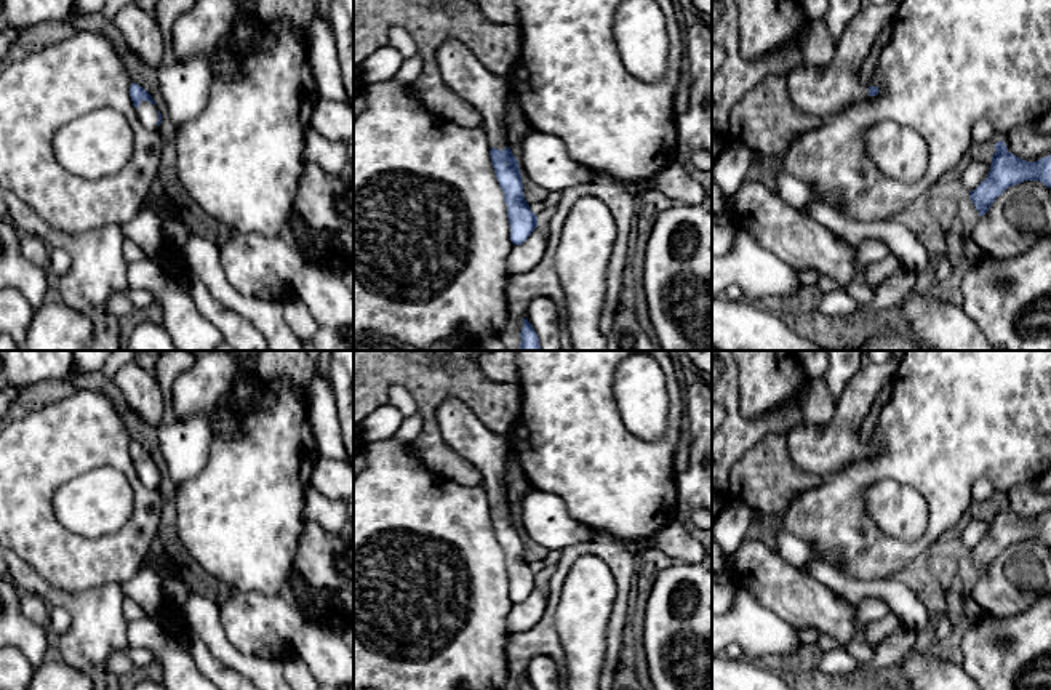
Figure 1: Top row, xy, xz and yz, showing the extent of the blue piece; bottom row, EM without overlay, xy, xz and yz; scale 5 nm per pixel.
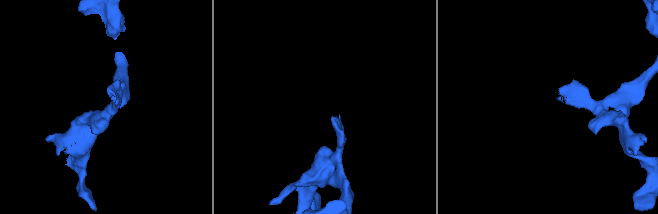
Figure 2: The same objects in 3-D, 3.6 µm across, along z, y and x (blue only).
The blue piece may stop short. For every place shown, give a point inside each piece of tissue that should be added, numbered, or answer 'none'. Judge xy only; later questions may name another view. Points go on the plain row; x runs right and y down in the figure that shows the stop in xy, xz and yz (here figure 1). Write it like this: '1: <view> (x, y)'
1: xy (147, 471)

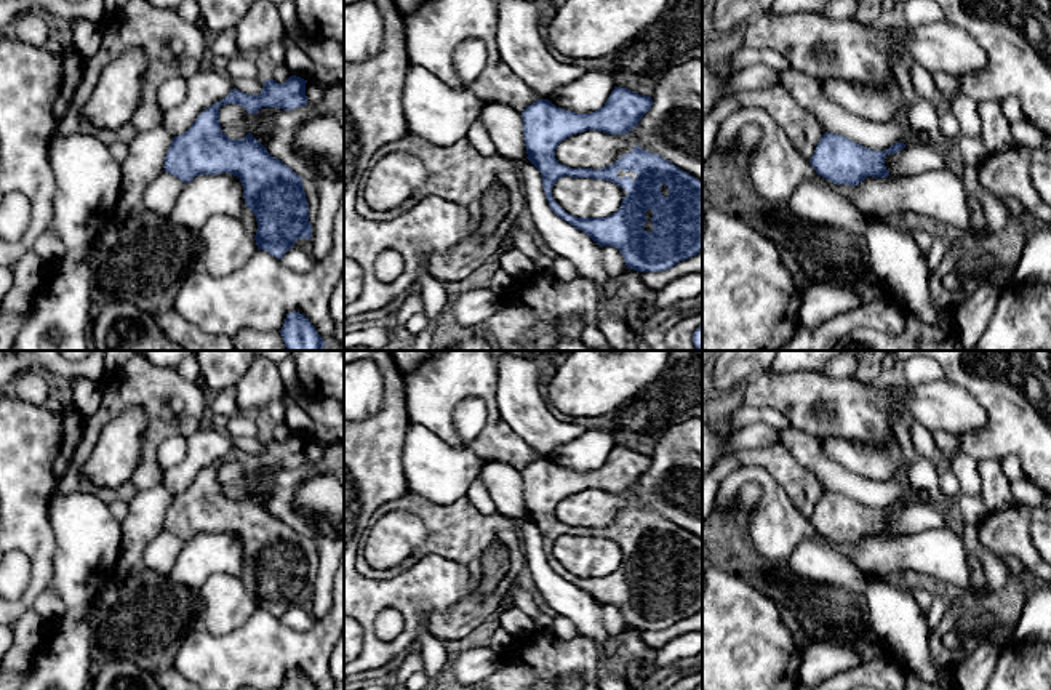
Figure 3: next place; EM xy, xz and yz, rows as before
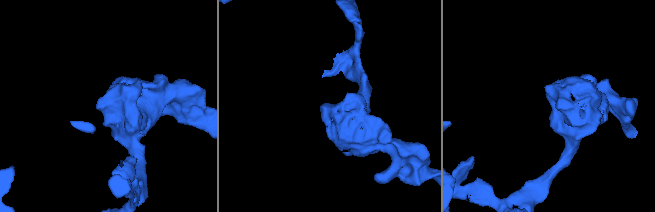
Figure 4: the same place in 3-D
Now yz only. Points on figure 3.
none

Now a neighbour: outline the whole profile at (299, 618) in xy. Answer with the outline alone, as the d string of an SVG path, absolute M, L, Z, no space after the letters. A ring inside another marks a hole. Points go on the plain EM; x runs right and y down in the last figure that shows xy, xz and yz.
M293 605L283 613L280 620L288 628L298 632L304 632L314 626L317 618L310 613L309 608L301 607L301 605Z

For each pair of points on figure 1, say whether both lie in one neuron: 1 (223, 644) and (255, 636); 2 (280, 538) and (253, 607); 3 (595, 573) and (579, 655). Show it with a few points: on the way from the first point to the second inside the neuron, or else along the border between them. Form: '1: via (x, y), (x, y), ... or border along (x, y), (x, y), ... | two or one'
1: border along (218, 607), (226, 637), (243, 653), (264, 658) | two
2: border along (231, 591), (285, 593) | two
3: via (587, 594), (583, 610), (583, 634) | one

